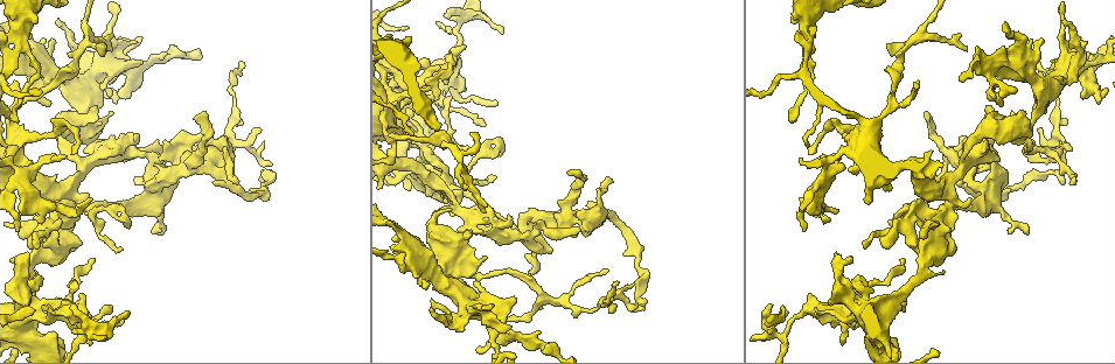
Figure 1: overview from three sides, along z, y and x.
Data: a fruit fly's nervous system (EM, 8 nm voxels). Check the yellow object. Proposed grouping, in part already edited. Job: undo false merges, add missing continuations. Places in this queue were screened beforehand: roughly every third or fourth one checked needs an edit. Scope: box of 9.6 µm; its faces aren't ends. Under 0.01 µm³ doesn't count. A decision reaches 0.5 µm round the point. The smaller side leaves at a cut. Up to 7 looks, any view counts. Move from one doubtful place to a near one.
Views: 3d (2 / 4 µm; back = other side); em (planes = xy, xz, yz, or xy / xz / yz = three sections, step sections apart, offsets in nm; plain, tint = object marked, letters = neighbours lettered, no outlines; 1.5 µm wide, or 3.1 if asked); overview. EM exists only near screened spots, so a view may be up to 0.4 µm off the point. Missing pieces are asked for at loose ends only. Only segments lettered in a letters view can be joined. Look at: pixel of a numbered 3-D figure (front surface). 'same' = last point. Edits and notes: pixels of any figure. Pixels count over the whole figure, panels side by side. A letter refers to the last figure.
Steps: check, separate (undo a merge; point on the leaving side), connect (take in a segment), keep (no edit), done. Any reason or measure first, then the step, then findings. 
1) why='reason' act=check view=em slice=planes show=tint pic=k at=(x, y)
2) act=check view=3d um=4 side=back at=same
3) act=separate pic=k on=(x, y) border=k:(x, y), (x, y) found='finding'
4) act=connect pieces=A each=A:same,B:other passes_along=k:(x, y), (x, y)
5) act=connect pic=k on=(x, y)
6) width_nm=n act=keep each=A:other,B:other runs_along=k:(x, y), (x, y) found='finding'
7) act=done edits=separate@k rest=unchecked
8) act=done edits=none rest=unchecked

why='free end' act=check view=em slice=planes show=tint pic=1 at=(127, 313)

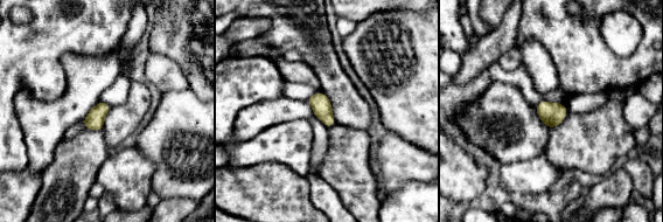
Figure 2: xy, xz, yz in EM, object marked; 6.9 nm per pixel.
why='what lies round it' act=check view=em slice=planes show=letters at=same

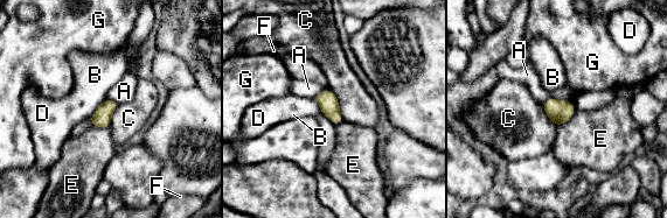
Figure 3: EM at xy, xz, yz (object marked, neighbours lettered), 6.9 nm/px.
act=keep each=A:other,B:other,C:other,D:other,E:other,F:other,G:other border=3:(327, 89), (335, 96), (344, 120) found='no lettered segment goes on from it'

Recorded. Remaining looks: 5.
why='free end' act=check view=em slice=xz step=8 show=letters pic=1 at=(90, 200)

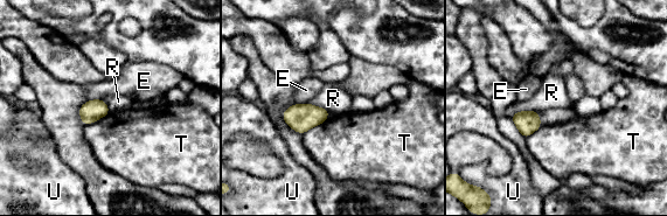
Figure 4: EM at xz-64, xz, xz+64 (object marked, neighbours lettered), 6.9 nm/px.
act=keep each=E:other,R:other,T:other,U:other border=4:(110, 112), (85, 126) found='no lettered segment goes on from it'

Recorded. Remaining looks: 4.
why='free end' act=check view=3d um=4 pic=1 at=(37, 273)

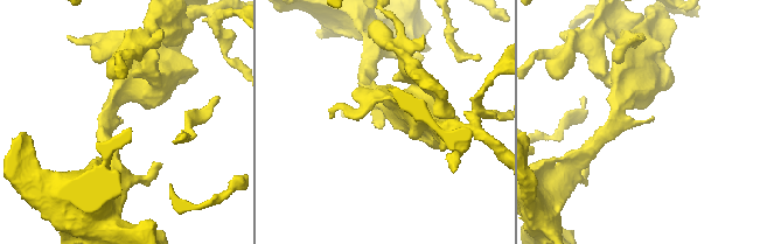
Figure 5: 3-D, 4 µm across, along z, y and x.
arm_widths_nm=200,500 act=check view=em slice=xz step=8 show=letters pic=5 at=(654, 117)

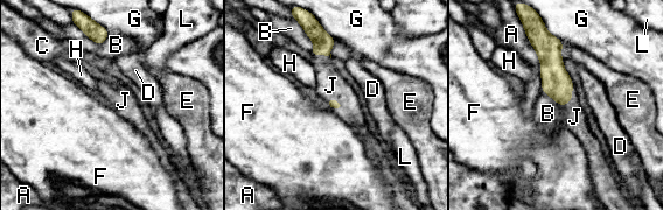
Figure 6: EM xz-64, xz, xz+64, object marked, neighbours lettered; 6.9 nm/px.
longest_contact=A:260nm act=connect pieces=J each=A:other,B:other,C:other,D:other,E:other,F:other,G:other,H:other,J:same,L:other passes_along=6:(557, 83), (572, 96), (574, 117) found='it goes on there'

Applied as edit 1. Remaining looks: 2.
act=done edits=connect@6 rest=unchecked

